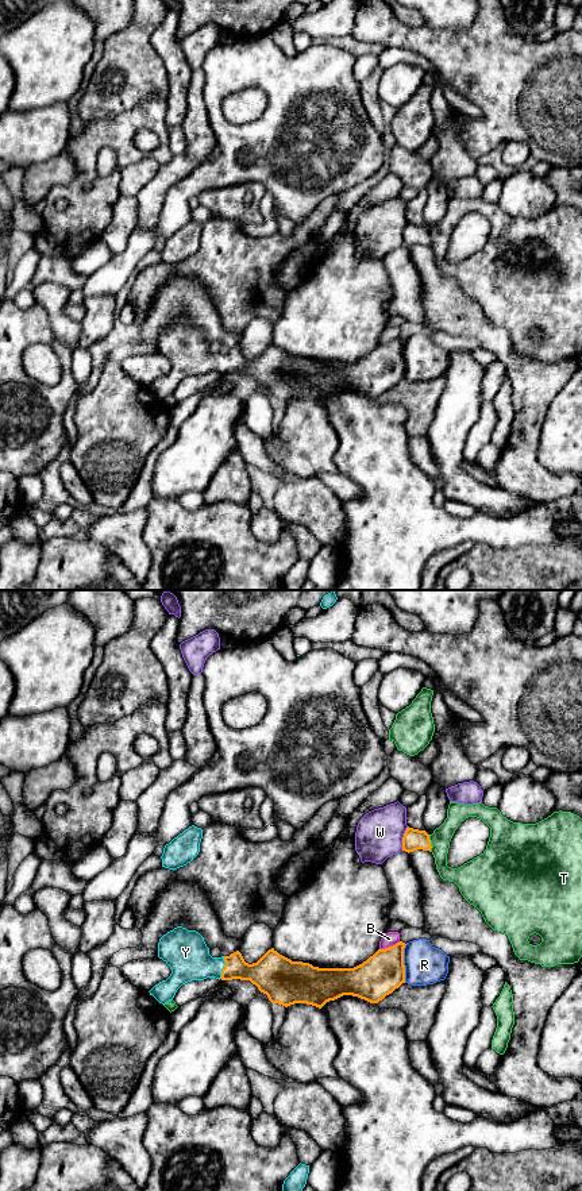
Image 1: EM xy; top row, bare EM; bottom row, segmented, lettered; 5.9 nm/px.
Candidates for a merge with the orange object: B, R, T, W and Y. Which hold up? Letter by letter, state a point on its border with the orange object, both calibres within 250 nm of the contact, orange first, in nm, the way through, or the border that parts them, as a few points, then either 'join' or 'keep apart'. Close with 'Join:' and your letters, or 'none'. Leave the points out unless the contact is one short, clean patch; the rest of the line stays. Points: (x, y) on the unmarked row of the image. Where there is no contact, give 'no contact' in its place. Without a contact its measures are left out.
B: meets orange in xy at (389, 342); 240 nm thick on the orange side, 90 nm on the other; keep apart
R: meets orange in xy at (403, 358); 240 nm thick on the orange side, 240 nm on the other; keep apart
T: meets orange in xy at (430, 238); 130 nm thick on the orange side, 120 nm on the other; keep apart
W: meets orange in xy at (403, 234); 130 nm thick on the orange side, 280 nm on the other; keep apart
Y: meets orange in xy at (224, 362); 180 nm thick on the orange side, 260 nm on the other; runs through xy (265, 369), (224, 362), (197, 359), (185, 347); join
Join: Y

